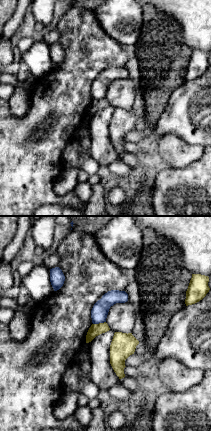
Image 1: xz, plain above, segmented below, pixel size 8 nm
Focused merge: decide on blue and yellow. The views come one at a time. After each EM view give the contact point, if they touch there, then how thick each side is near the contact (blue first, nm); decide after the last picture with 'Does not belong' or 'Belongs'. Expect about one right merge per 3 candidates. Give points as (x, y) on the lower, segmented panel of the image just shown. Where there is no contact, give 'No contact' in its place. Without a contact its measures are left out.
Touches blue at (99, 322). Thickness 140 nm (blue) against 100 nm

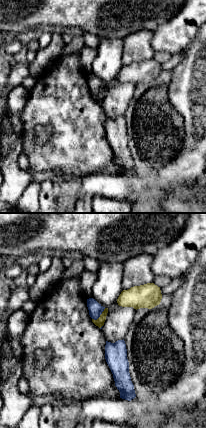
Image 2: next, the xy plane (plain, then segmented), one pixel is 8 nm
Touches blue at (99, 316). Thickness 110 nm (blue) against 70 nm

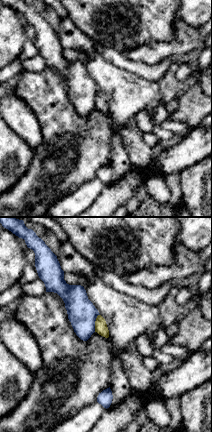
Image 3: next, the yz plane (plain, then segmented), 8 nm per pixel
Touches blue at (94, 323). Thickness 240 nm (blue) against 100 nm

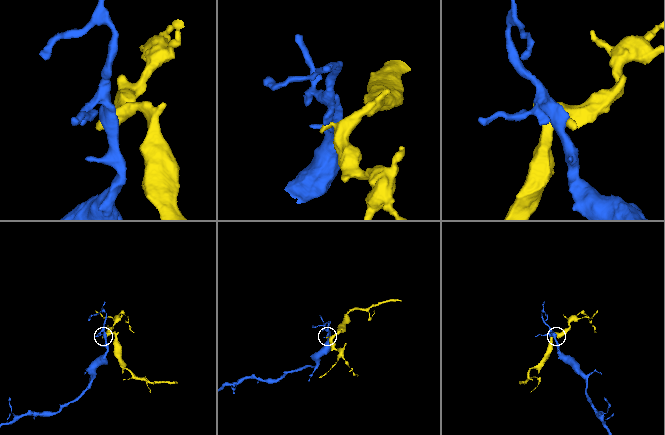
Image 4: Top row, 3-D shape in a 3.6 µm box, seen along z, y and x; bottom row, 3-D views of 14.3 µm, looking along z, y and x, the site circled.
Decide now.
Does not belong

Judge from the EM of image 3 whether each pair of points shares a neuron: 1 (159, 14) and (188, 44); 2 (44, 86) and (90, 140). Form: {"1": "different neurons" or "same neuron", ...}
{"1": "different neurons", "2": "same neuron"}

